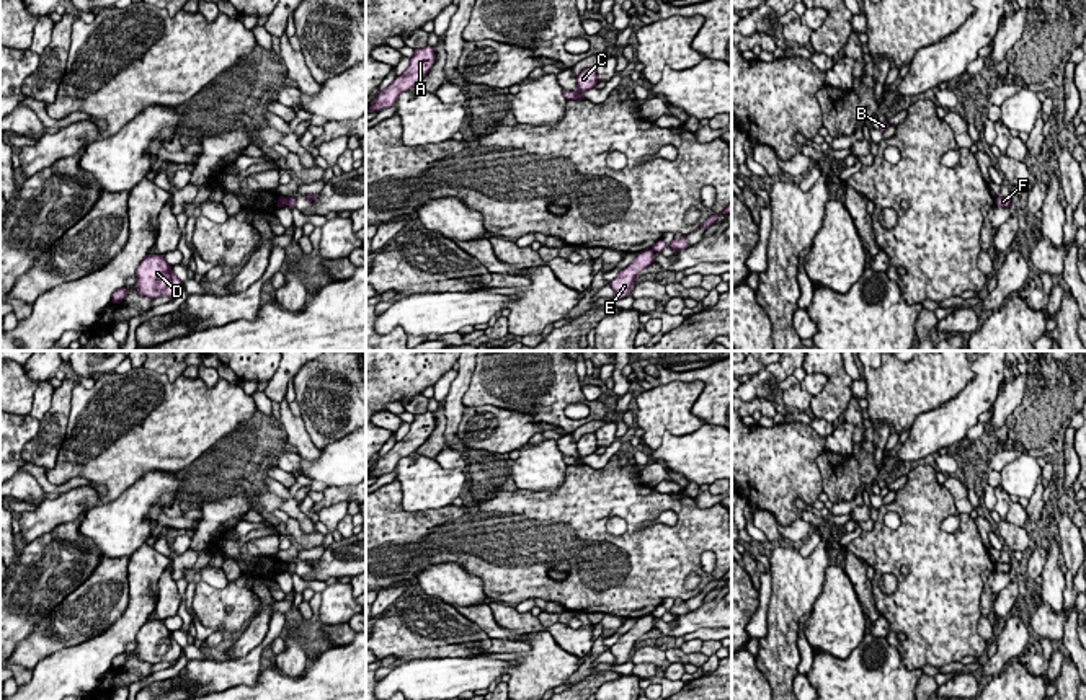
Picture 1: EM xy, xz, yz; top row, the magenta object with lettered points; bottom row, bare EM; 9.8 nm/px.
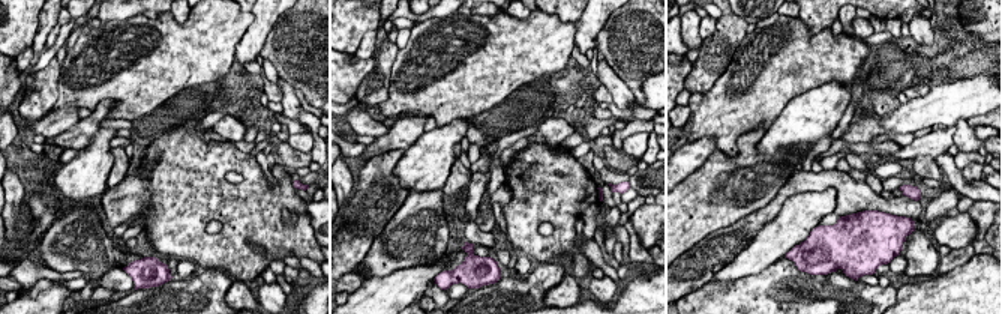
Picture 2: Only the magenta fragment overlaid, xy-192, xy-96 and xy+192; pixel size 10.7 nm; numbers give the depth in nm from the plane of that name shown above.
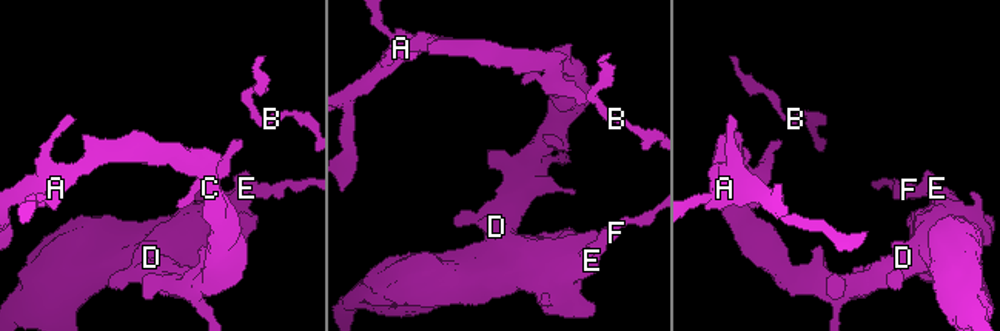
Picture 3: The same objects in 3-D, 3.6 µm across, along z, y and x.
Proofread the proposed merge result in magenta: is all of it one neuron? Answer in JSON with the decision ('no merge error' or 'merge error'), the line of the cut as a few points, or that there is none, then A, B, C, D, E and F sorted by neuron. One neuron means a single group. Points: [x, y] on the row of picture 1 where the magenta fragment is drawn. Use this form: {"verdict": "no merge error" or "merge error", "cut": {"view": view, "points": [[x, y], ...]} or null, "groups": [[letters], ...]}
{"verdict": "merge error", "cut": {"view": "xy", "points": [[284, 198], [286, 204]]}, "groups": [["A", "C", "D", "E", "F"], ["B"]]}

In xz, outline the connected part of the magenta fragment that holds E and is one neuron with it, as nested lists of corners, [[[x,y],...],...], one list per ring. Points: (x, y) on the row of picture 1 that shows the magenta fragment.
[[[652,250],[637,253],[635,259],[609,282],[609,286],[616,292],[612,300],[621,300],[627,297],[630,294],[634,282],[639,279],[640,271],[650,266],[652,263],[653,263]]]

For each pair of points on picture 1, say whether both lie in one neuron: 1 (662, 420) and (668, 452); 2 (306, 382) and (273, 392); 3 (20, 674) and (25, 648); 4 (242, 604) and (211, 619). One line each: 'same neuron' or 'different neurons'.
1: different neurons
2: different neurons
3: different neurons
4: same neuron

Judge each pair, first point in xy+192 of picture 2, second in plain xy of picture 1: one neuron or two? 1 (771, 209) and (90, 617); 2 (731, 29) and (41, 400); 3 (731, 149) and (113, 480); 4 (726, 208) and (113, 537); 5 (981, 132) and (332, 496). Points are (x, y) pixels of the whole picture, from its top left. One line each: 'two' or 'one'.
1: one
2: two
3: one
4: two
5: one

